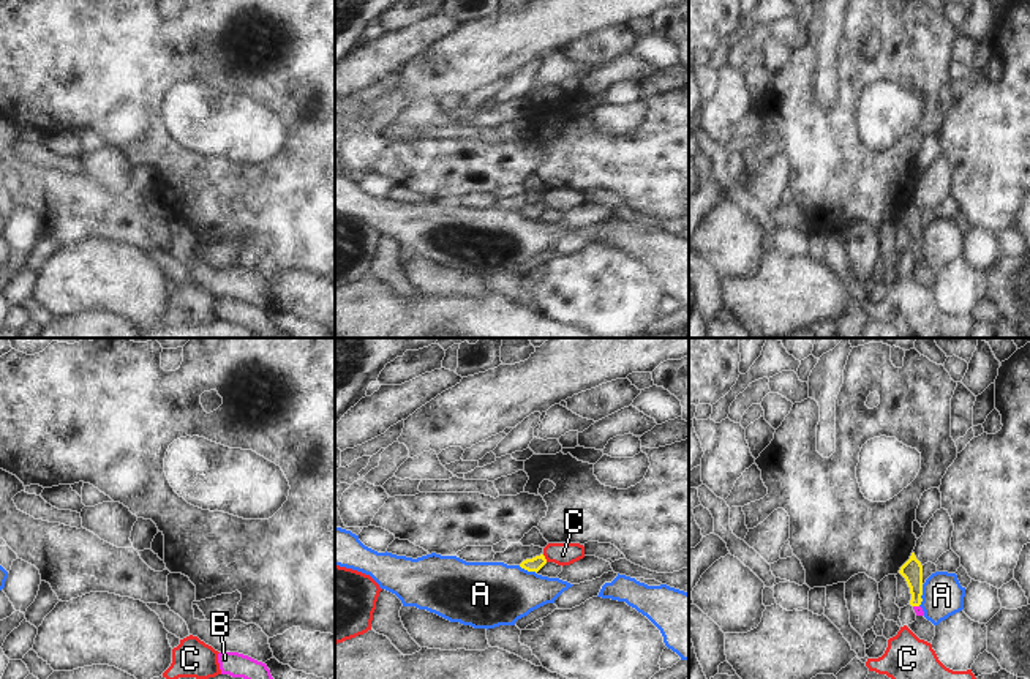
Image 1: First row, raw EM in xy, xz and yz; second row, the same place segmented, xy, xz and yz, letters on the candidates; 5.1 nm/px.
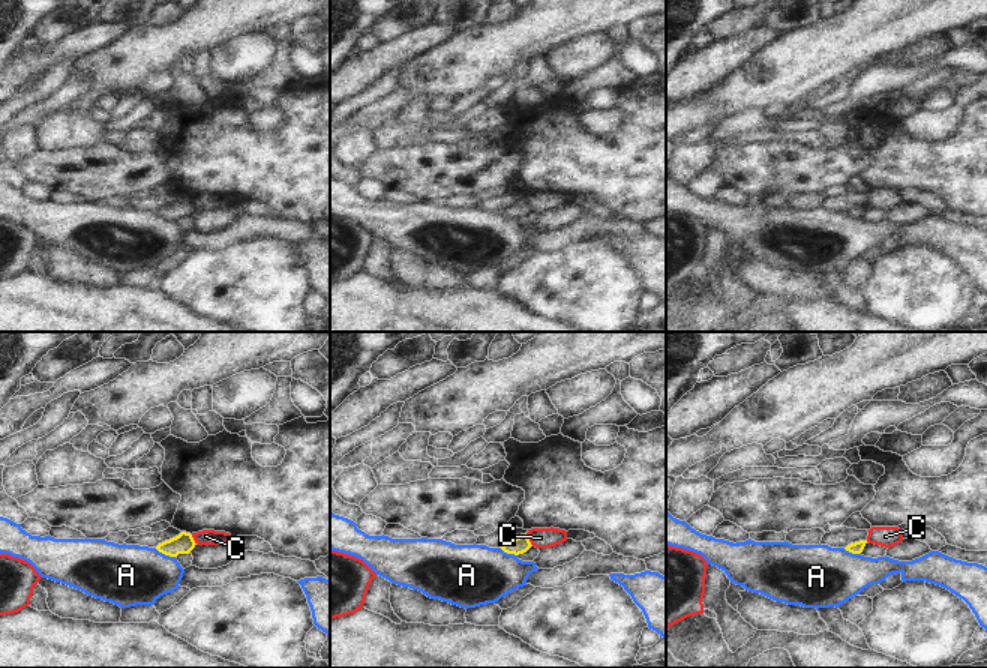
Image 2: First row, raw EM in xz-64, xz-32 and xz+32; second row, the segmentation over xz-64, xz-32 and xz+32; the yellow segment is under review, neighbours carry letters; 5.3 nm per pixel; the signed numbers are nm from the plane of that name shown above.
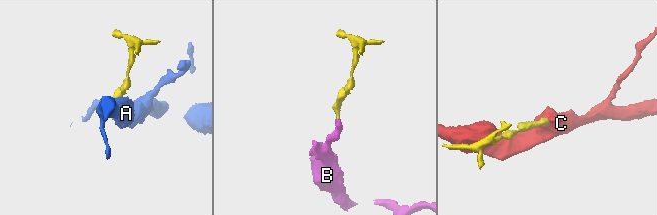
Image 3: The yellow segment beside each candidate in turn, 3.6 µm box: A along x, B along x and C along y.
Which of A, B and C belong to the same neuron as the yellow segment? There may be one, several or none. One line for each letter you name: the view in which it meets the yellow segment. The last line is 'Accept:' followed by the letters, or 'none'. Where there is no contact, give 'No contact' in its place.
B: Touches yellow in yz
Accept: B

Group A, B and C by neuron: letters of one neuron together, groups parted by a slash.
A / B / C

